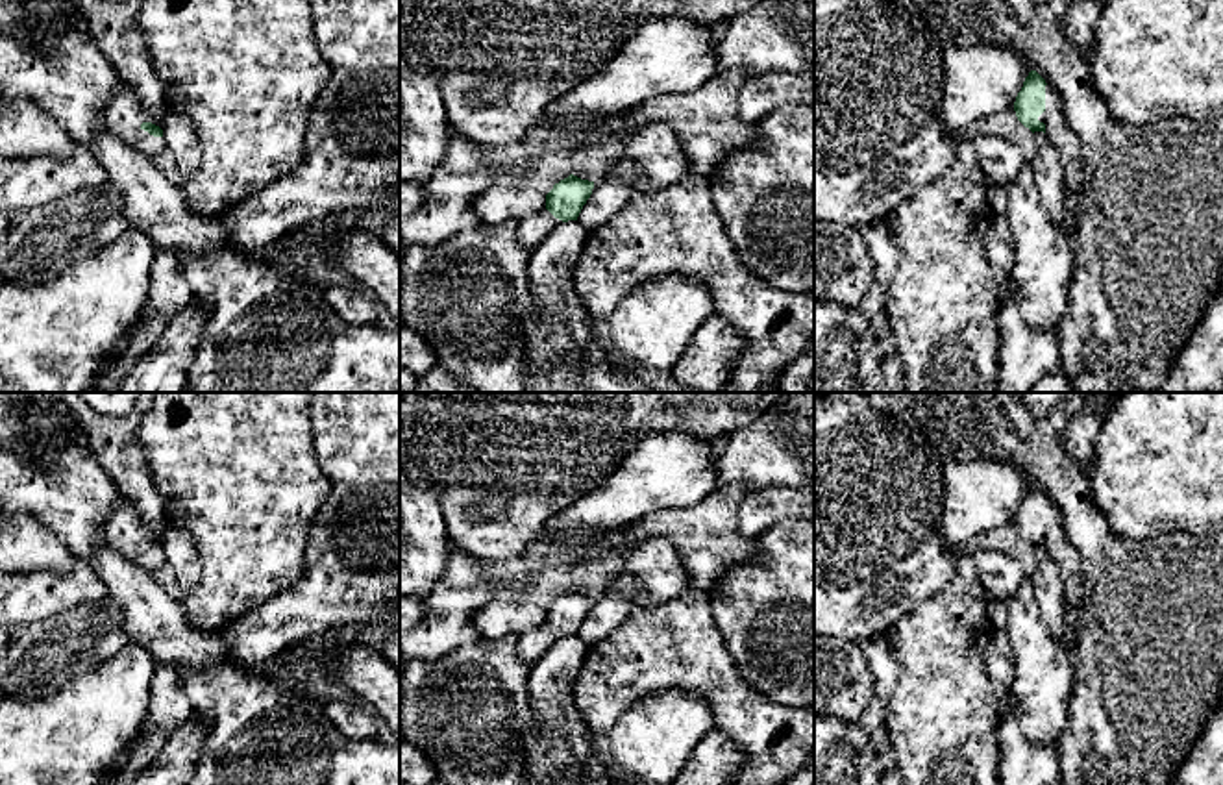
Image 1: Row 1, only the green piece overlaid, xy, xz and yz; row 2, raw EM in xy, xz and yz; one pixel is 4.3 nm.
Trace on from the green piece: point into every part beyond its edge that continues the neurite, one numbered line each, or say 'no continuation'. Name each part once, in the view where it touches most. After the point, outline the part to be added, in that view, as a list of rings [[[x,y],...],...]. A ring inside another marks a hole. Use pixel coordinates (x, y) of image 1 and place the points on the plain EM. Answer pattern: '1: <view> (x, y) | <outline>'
1: yz (1057, 545) | [[[1045,500],[1045,526],[1038,531],[1045,539],[1045,552],[1058,565],[1066,581],[1066,631],[1060,644],[1071,654],[1079,641],[1079,617],[1082,602],[1082,563],[1062,528],[1060,511]]]

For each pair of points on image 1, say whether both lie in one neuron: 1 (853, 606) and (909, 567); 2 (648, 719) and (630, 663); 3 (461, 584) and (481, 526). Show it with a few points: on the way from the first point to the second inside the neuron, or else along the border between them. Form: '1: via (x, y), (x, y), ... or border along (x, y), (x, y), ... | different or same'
1: via (870, 604), (879, 597), (881, 584), (892, 573) | same
2: border along (683, 689), (661, 689), (641, 697), (611, 730) | different
3: border along (450, 539), (485, 565), (496, 569) | different

